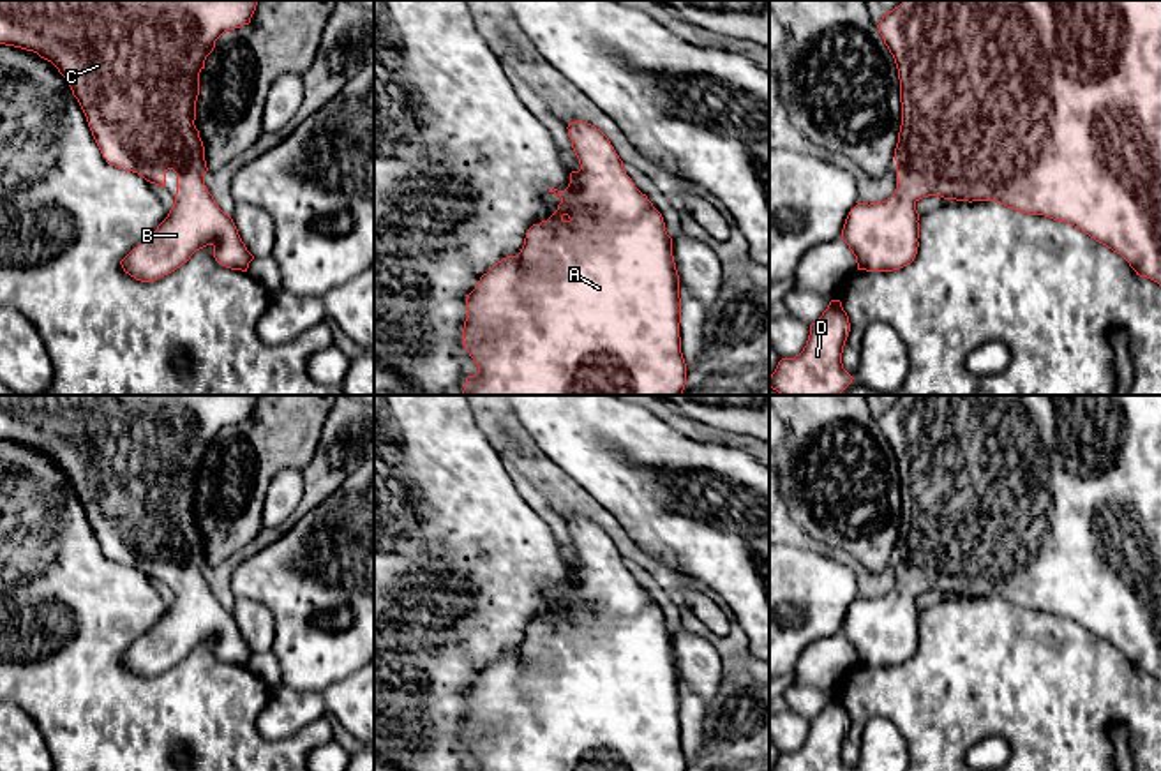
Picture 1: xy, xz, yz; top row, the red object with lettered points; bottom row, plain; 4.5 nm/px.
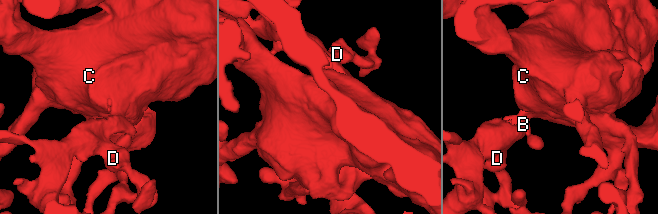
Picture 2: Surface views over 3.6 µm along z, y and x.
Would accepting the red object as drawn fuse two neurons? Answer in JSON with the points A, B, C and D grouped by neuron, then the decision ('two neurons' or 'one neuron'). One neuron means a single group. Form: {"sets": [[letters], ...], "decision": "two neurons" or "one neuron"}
{"sets": [["A", "B", "C", "D"]], "decision": "one neuron"}

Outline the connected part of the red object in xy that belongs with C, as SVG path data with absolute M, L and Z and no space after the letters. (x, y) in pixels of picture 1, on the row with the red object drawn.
M0 0L0 44L34 51L58 69L108 164L138 173L159 187L166 187L168 169L176 173L175 205L168 217L120 261L124 272L136 281L154 282L180 268L206 245L213 247L215 261L231 270L247 272L254 259L233 219L219 208L205 185L208 168L194 120L199 72L206 56L224 32L251 23L256 5L256 0Z

